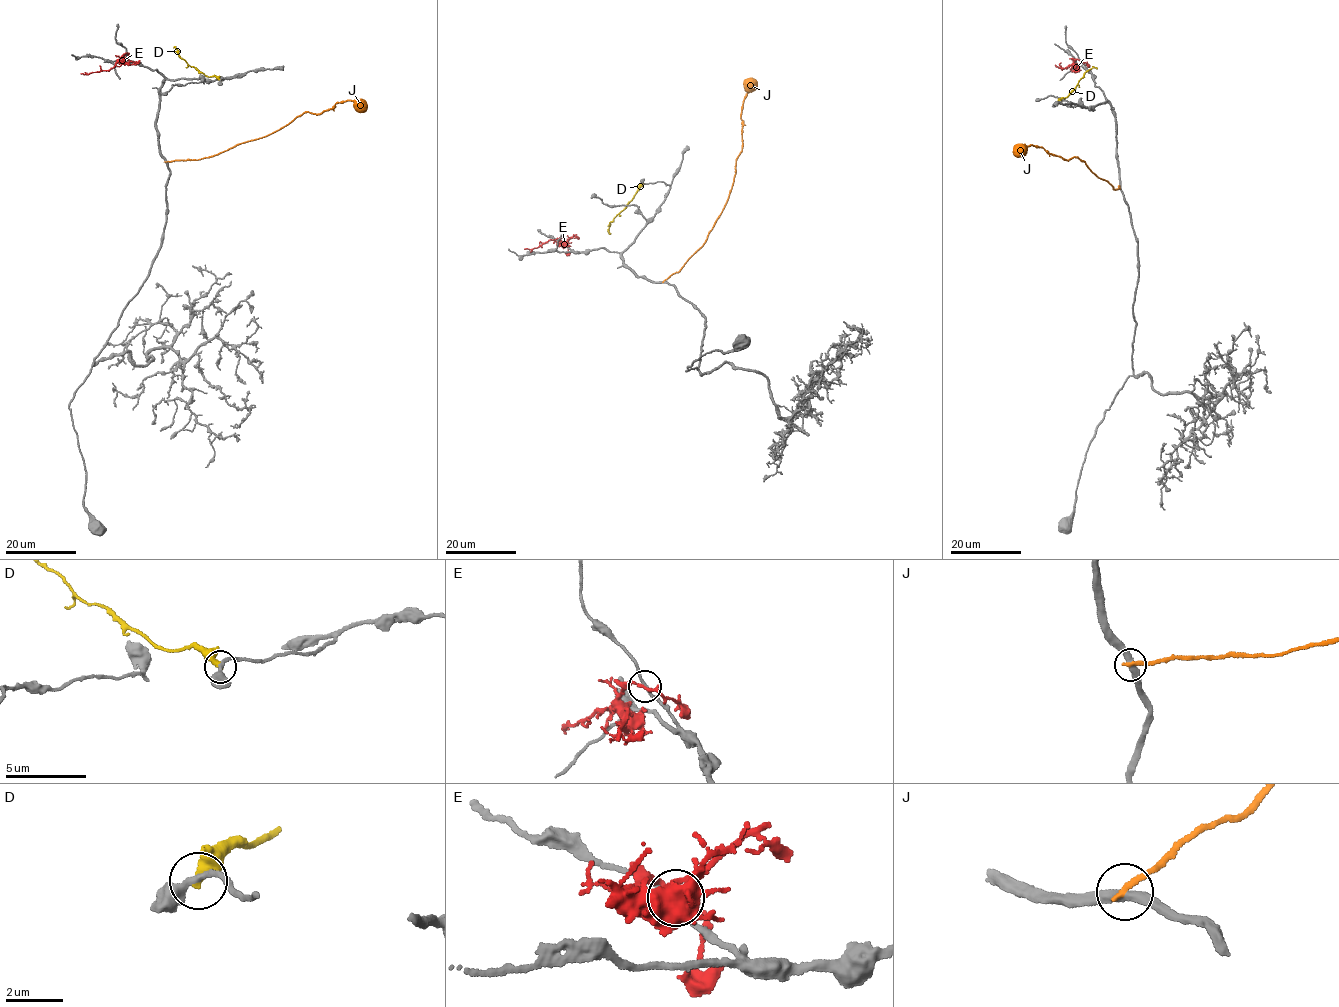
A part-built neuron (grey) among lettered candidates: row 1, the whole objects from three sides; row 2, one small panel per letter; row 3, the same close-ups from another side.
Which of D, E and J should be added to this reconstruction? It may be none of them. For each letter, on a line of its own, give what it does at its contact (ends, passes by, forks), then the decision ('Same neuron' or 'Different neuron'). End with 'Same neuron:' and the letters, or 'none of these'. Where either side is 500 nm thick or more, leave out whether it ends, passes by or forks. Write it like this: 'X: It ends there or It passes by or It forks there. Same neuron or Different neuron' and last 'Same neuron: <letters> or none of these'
D: It ends there. Different neuron
E: It passes by. Different neuron
J: It ends there. Different neuron
Same neuron: none of these

